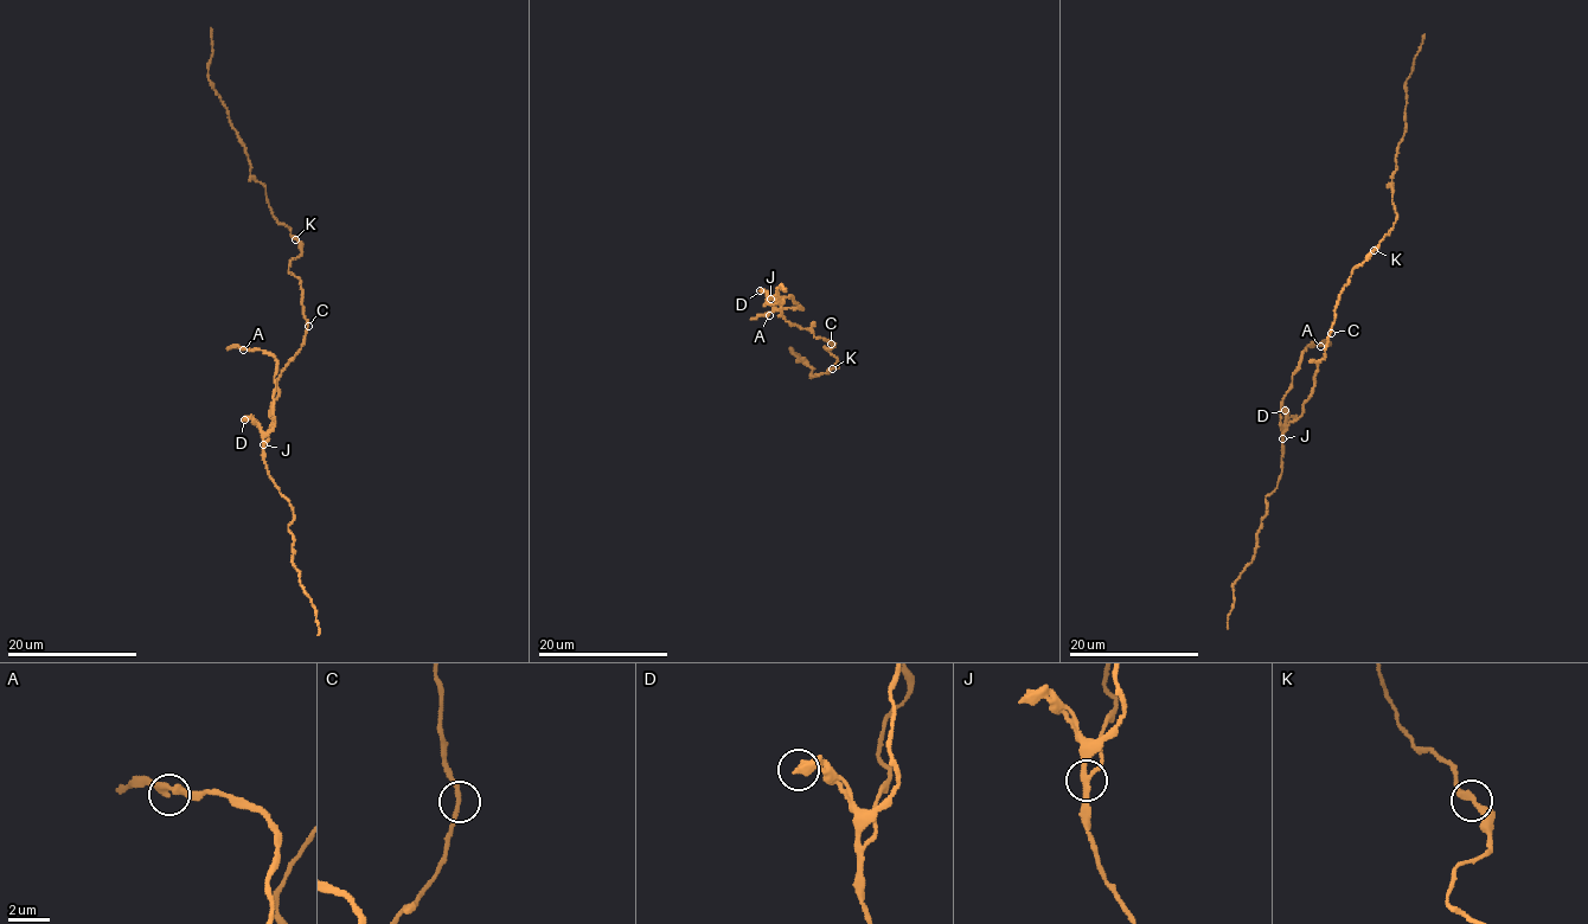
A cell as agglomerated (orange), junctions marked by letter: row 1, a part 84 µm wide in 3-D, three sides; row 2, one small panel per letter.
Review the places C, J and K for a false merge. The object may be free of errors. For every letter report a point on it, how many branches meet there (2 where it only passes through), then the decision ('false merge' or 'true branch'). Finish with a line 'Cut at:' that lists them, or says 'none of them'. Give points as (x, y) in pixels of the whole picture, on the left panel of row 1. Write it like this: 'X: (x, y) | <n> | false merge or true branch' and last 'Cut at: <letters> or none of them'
C: (308, 326) | 2 | true branch
J: (263, 444) | 3 | false merge
K: (295, 239) | 2 | true branch
Cut at: J

